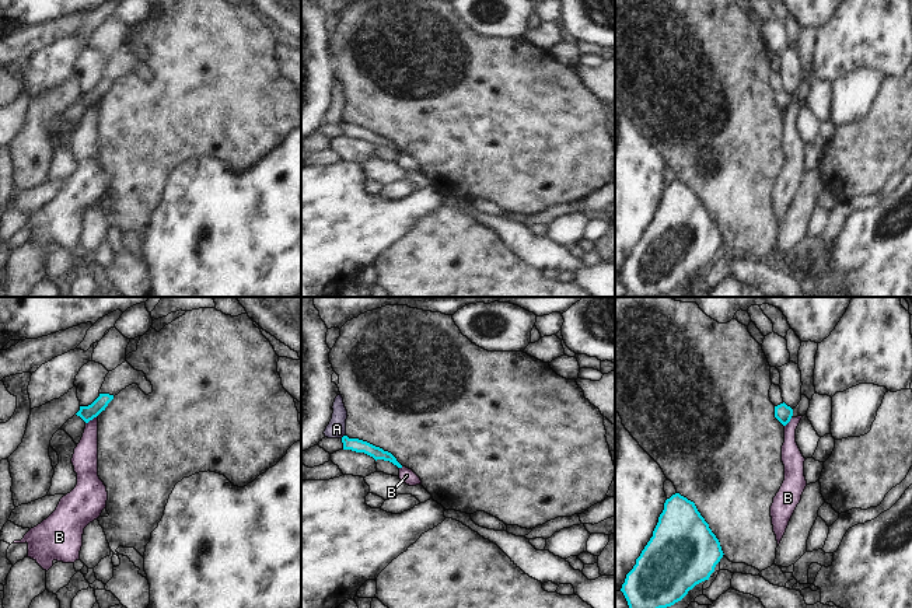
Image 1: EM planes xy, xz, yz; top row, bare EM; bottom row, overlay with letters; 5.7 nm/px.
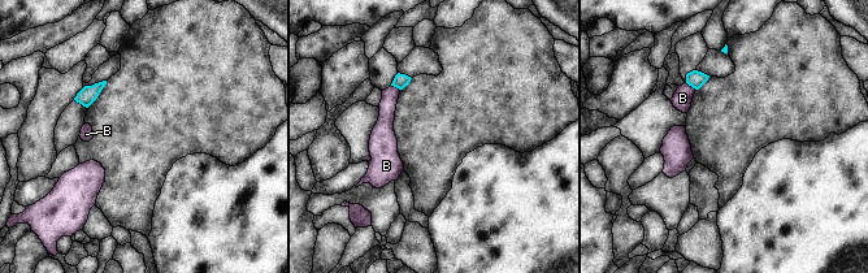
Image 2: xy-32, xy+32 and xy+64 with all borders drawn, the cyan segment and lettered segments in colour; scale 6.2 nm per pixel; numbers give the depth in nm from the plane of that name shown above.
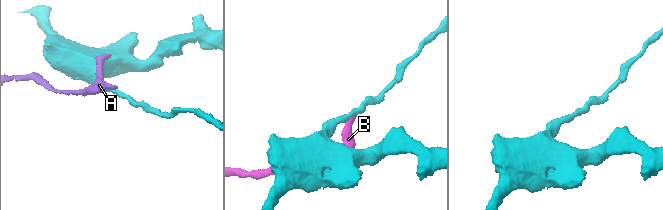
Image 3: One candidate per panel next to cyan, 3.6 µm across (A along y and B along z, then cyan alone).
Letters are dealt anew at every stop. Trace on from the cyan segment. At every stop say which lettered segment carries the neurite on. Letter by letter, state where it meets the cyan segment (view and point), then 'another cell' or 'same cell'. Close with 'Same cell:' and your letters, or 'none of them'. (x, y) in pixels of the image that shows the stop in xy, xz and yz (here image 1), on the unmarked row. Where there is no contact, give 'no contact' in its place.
A: xz (343, 122) | another cell
B: xy (91, 105) | another cell
Same cell: none of them

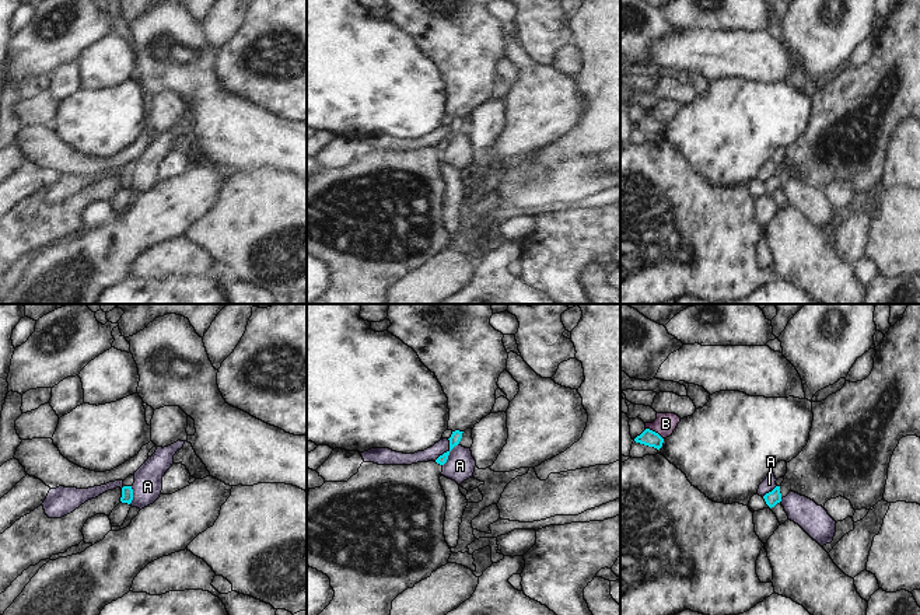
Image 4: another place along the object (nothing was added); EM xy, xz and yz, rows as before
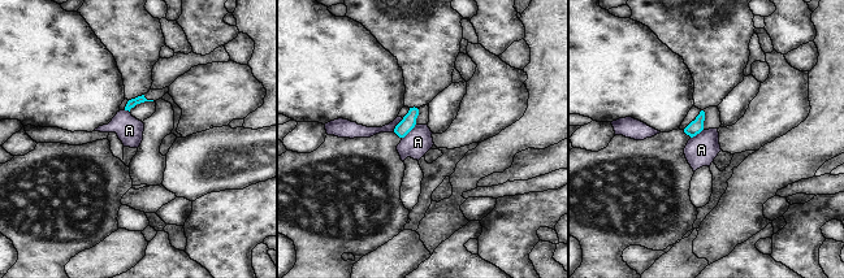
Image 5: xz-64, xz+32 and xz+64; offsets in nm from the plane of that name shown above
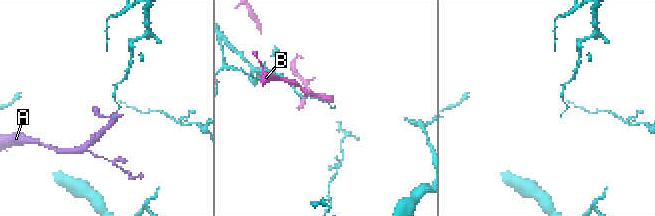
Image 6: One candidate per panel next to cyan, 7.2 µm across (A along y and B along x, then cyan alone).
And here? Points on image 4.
A: xz (447, 137) | another cell
B: yz (654, 118) | another cell
Same cell: none of them

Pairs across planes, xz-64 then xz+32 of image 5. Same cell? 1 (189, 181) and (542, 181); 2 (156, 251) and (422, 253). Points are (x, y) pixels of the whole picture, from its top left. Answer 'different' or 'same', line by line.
1: different
2: different

